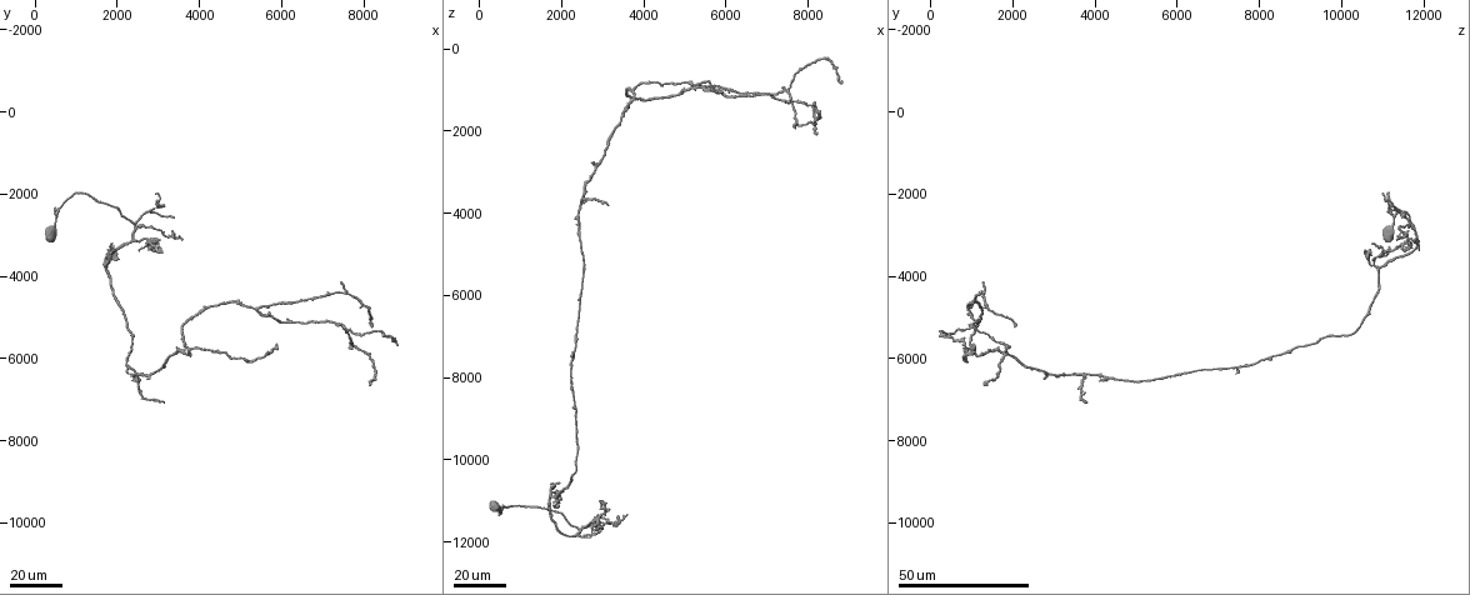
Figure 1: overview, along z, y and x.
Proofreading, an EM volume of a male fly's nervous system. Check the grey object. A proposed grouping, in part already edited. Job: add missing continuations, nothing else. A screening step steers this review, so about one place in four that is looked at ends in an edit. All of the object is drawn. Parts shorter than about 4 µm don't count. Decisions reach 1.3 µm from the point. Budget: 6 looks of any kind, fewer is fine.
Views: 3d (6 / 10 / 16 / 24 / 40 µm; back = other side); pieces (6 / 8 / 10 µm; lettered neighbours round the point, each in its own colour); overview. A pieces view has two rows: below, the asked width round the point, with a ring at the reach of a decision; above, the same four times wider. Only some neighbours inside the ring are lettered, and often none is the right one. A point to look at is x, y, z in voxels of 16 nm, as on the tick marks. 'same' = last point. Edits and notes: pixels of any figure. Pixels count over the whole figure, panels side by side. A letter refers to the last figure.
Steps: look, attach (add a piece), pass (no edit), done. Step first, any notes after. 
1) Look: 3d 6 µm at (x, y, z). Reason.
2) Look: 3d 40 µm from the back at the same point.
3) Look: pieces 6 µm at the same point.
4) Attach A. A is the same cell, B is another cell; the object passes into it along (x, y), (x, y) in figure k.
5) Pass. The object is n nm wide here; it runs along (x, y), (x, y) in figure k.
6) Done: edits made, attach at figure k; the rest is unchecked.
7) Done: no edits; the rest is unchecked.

Look: 3d 24 µm at (3350, 2550, 11500). Free end.

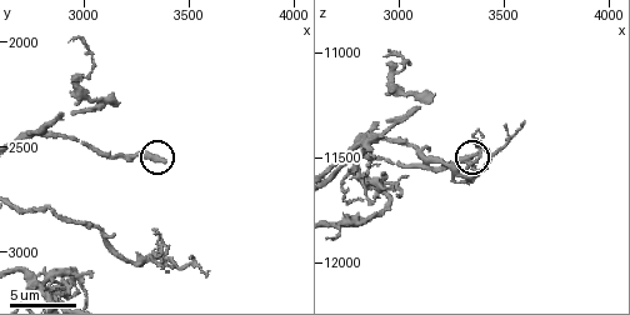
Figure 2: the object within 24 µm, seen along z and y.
Look: 3d 10 µm at the same point.

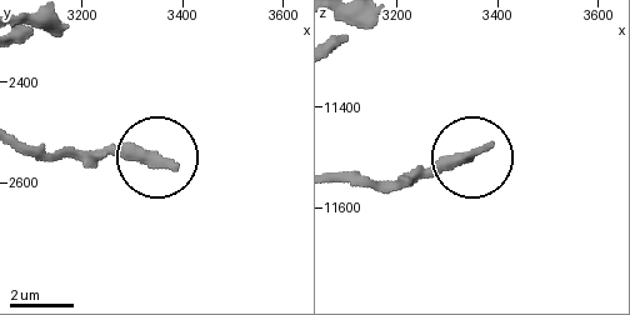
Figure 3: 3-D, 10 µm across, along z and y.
Look: pieces 8 µm at (3380, 2565, 11475). See the neighbours.

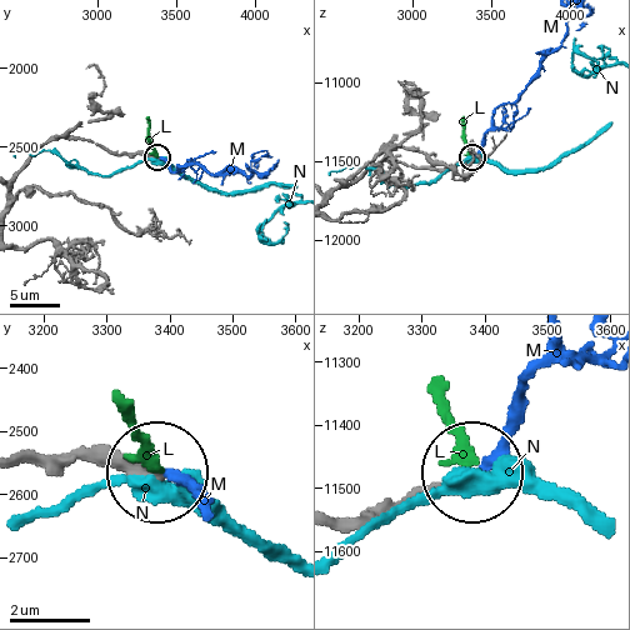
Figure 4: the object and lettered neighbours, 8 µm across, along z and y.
Attach M. M is the same cell, L and N are other cells; the object passes into it along (133, 155), (174, 170), (253, 175) in figure 4; it goes on there.

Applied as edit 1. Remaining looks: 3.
Look: 3d 24 µm at (2900, 3350, 11000). Tapers out.

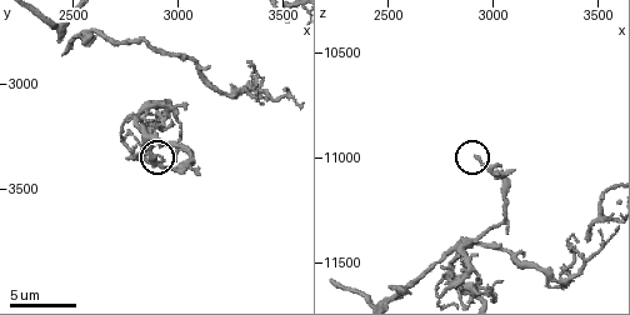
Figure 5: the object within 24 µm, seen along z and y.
Look: pieces 6 µm at (2910, 3390, 11010). What lies round it.

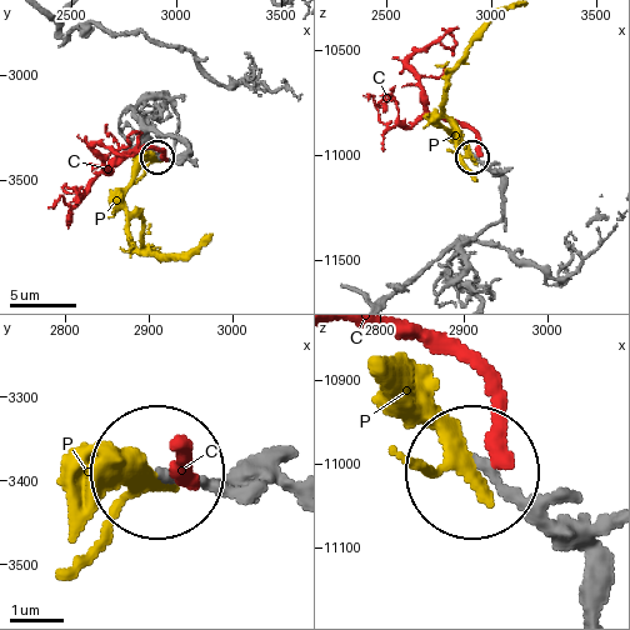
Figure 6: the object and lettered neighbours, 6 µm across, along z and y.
Pass. C and P are other cells; it runs along (228, 470), (165, 479) in figure 6; none of them fits.

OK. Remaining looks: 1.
Done: edits made, attach at figure 4; the rest is unchecked.

